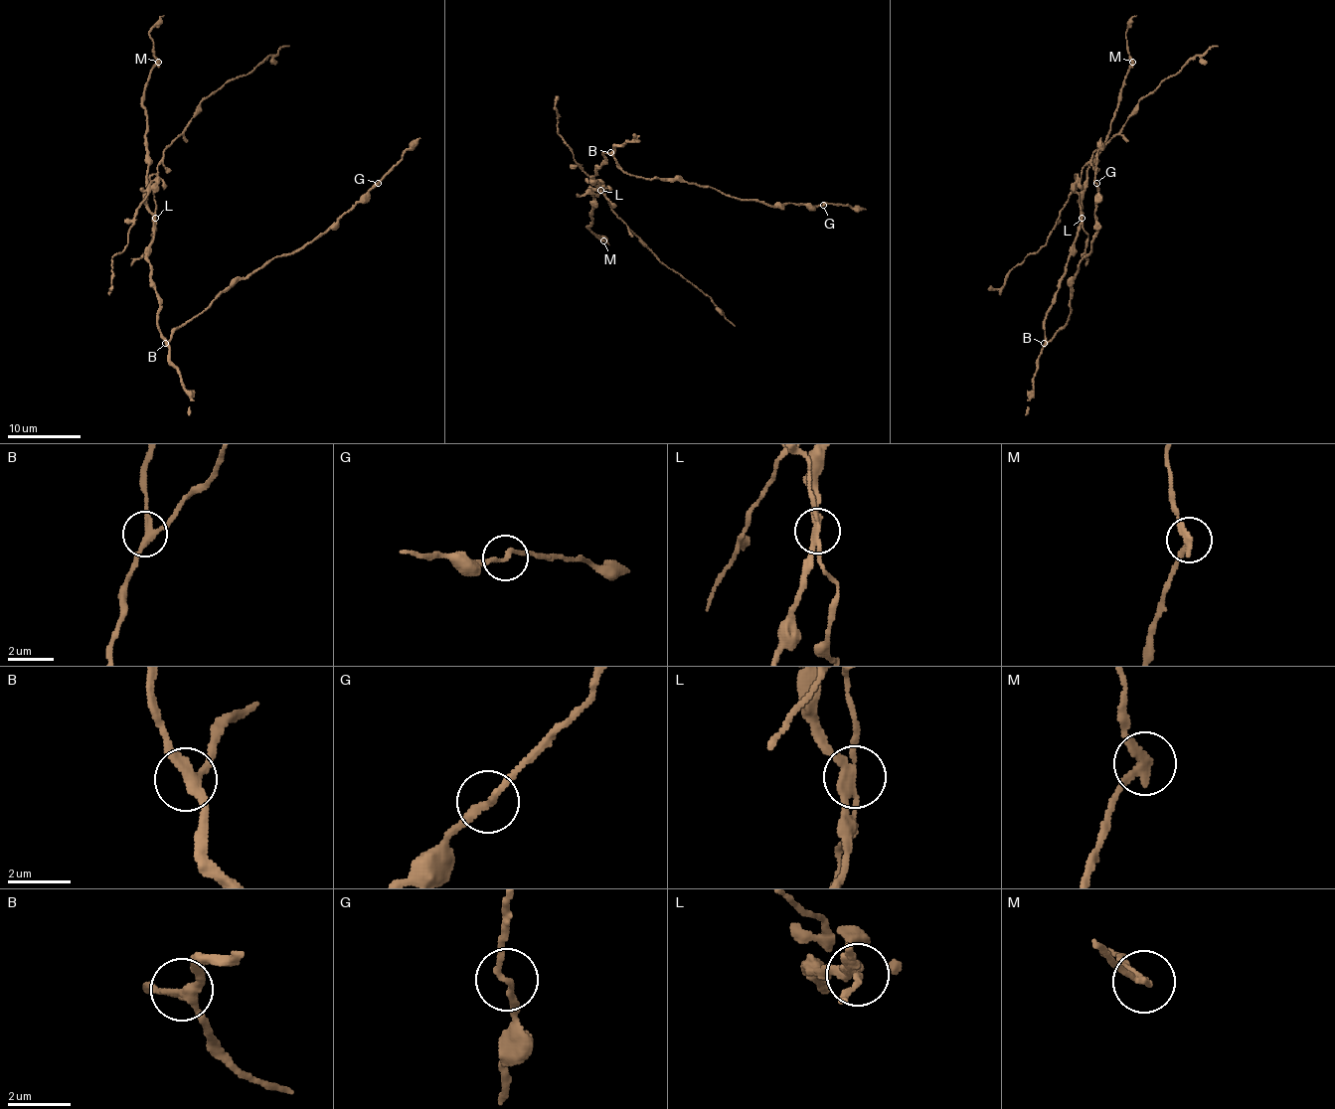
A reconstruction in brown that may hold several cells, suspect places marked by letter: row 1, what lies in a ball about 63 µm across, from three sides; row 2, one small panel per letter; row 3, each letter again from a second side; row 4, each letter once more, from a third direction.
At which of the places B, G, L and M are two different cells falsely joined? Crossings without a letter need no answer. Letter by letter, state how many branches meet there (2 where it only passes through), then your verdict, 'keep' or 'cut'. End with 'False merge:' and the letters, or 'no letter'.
B: 3 branches meet; keep
G: 2 branches meet; keep
L: 3 branches meet; cut
M: 2 branches meet; cut
False merge: L, M

